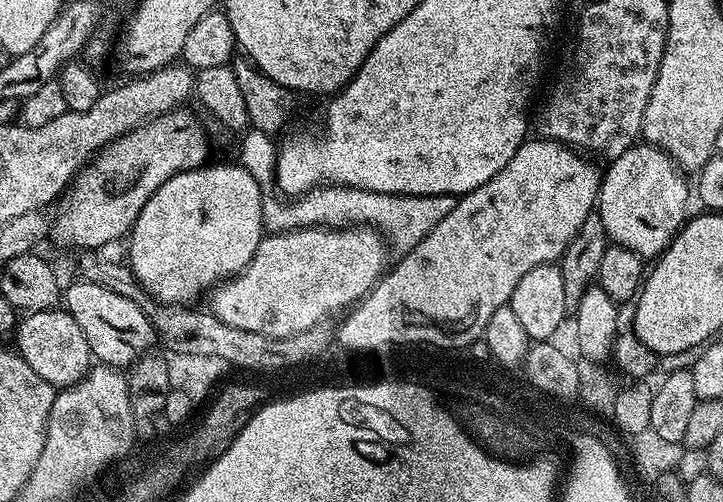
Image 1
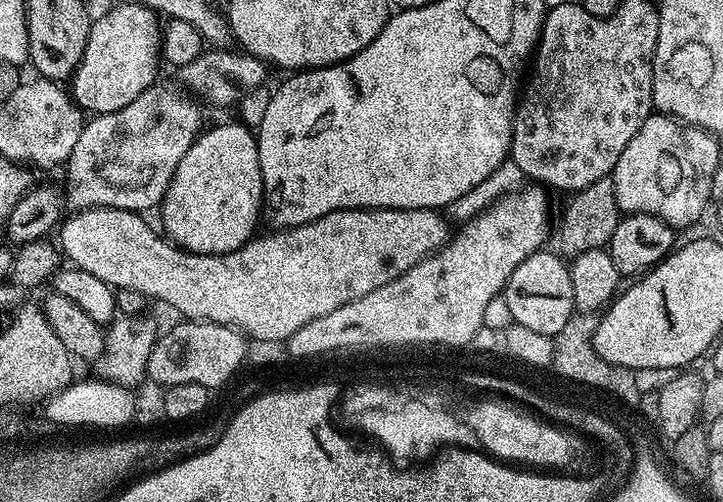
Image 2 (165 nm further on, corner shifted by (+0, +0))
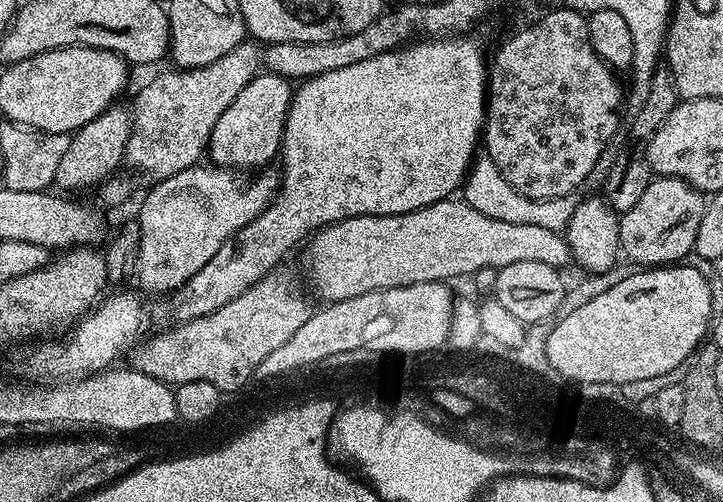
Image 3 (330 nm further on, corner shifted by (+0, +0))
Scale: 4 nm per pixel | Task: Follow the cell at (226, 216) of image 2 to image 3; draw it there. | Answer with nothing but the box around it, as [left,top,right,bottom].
[207,74,294,170]

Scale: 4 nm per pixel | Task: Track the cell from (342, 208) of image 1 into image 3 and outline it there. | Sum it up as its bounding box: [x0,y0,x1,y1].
[462,154,578,233]

